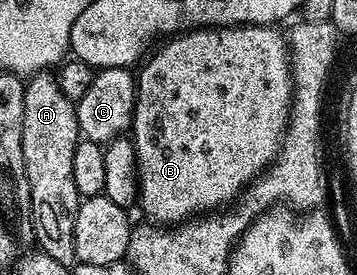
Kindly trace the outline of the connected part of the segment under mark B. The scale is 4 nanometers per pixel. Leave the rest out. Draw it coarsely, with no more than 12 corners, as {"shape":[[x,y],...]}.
{"shape":[[268,24],[163,39],[136,72],[137,207],[233,205],[282,151]]}

